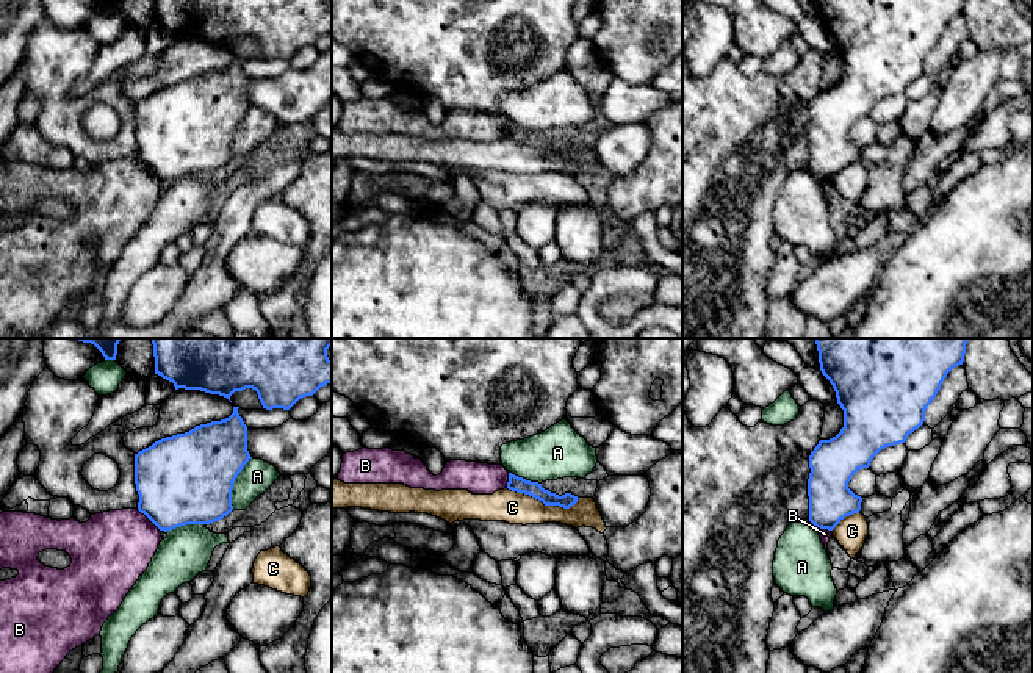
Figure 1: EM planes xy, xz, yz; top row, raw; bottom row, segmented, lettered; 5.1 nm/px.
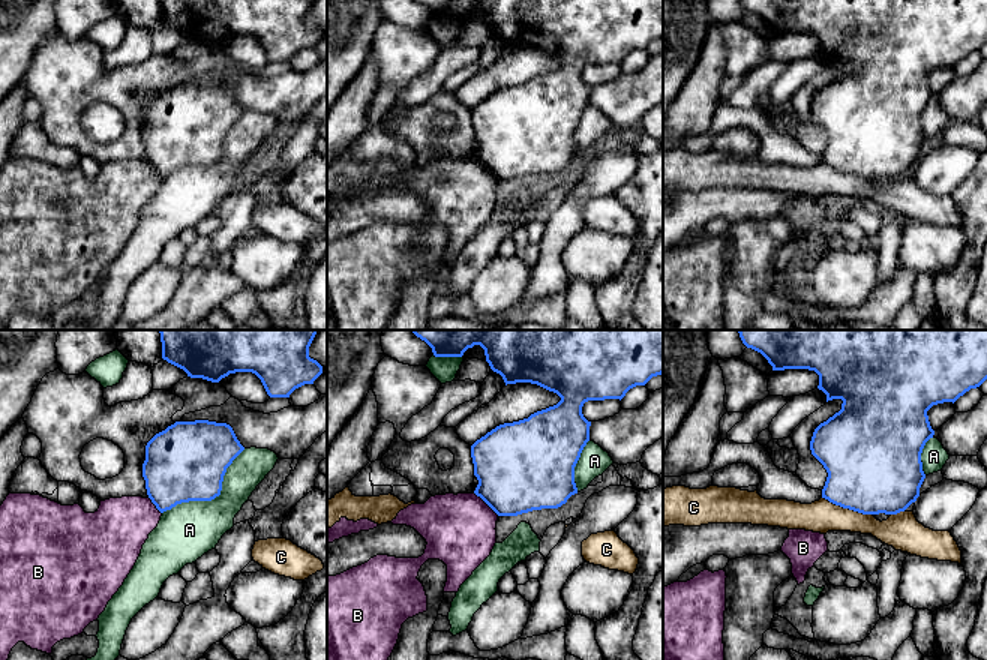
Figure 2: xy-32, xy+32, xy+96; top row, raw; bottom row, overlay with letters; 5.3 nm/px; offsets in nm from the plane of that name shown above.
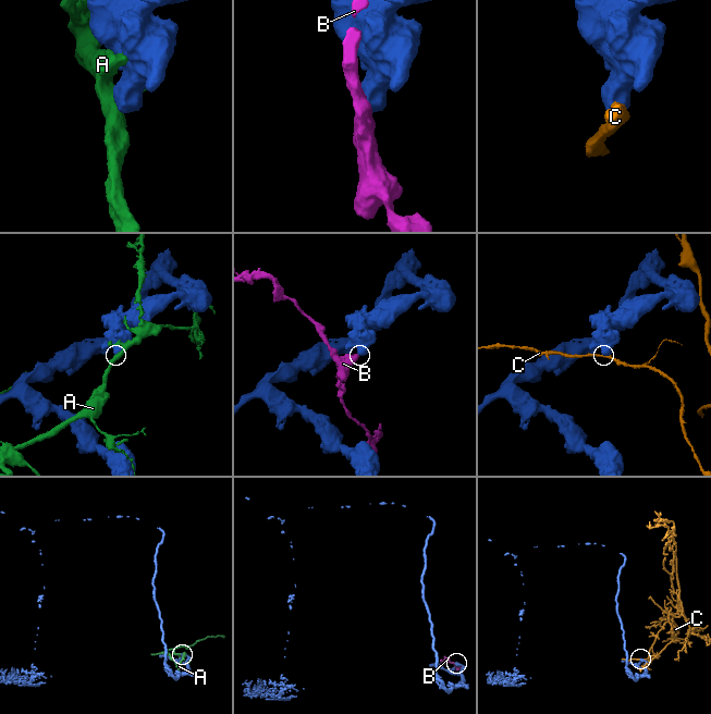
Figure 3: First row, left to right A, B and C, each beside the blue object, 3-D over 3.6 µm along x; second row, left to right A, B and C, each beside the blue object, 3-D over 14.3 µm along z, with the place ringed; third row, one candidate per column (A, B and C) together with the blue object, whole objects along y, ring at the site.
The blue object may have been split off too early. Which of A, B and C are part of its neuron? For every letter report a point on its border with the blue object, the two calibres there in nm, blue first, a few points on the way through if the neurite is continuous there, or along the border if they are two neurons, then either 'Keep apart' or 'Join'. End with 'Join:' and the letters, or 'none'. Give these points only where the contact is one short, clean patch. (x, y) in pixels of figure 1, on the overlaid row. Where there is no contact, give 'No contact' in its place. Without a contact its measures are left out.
A: Touches blue at xy (232, 484). Thickness 460 nm (blue) against 170 nm. Keep apart
B: Touches blue at xy (149, 518). Thickness 460 nm (blue) against 400 nm. Boundary: xy (136, 509), (160, 531). Keep apart
C: Touches blue at xz (543, 503). Thickness 80 nm (blue) against 160 nm. Keep apart
Join: none

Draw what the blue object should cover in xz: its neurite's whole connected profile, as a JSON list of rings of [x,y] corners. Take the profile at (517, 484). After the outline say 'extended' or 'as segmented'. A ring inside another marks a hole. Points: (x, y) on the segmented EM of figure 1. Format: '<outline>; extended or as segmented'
[[[509,473],[509,482],[507,488],[516,493],[524,493],[529,495],[538,501],[542,501],[545,506],[559,506],[563,509],[570,509],[578,502],[578,496],[571,493],[565,493],[562,496],[551,493],[549,490],[545,490],[542,484],[538,482],[531,482],[523,477],[518,477],[512,473]]]; as segmented

